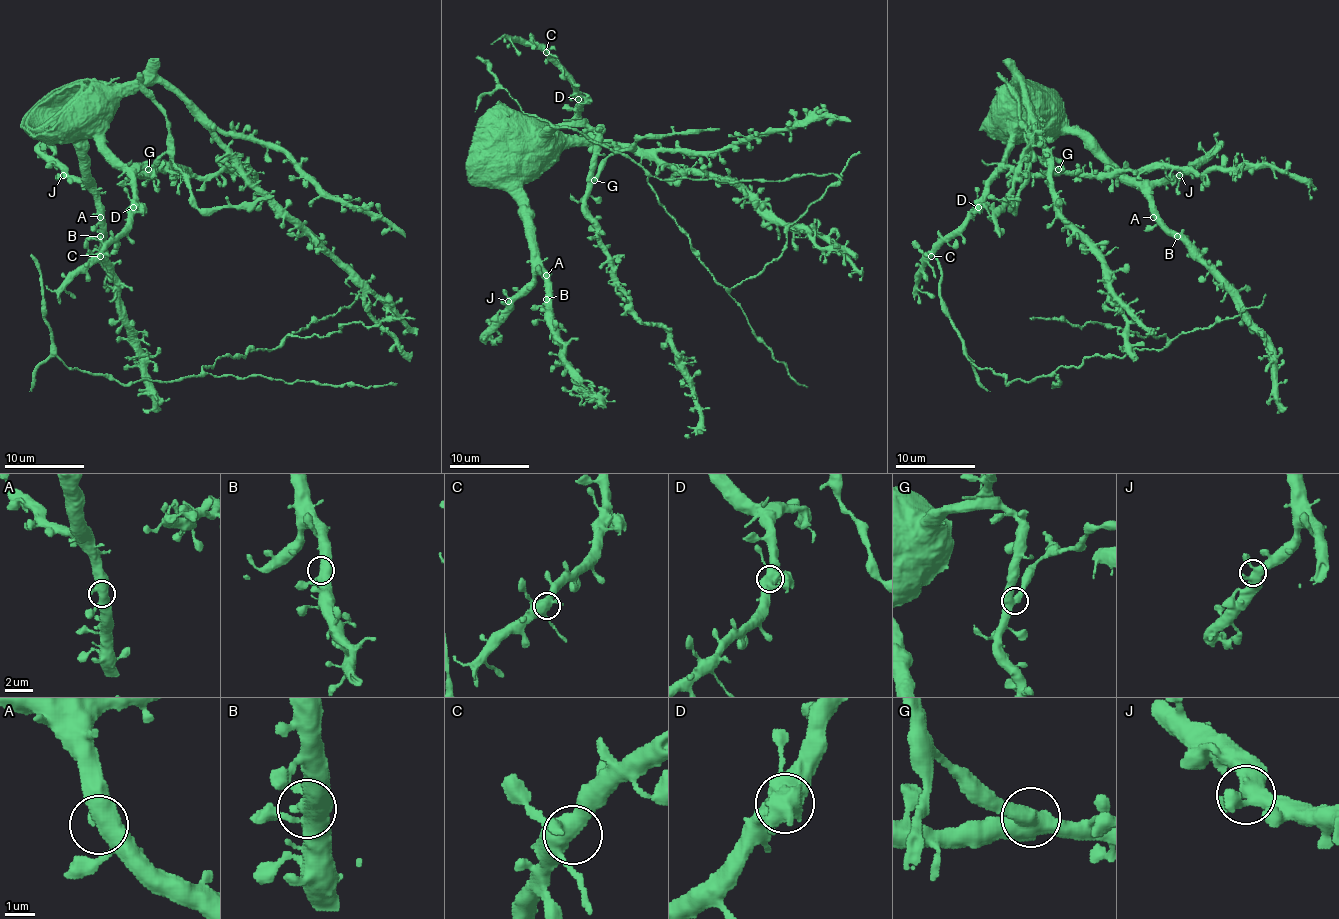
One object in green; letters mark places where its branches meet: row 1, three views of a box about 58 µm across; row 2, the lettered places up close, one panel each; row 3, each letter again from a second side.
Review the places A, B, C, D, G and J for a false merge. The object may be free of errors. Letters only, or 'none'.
G

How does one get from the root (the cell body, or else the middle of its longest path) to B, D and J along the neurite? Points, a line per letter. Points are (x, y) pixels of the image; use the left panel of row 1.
B: (76, 274), (124, 227), (132, 199), (130, 171), (92, 131), (76, 131), (84, 181), (96, 195), (100, 236)
D: (76, 274), (124, 227), (132, 207)
J: (76, 274), (124, 227), (132, 199), (132, 175), (92, 131), (76, 131), (76, 149), (86, 183), (63, 175)

